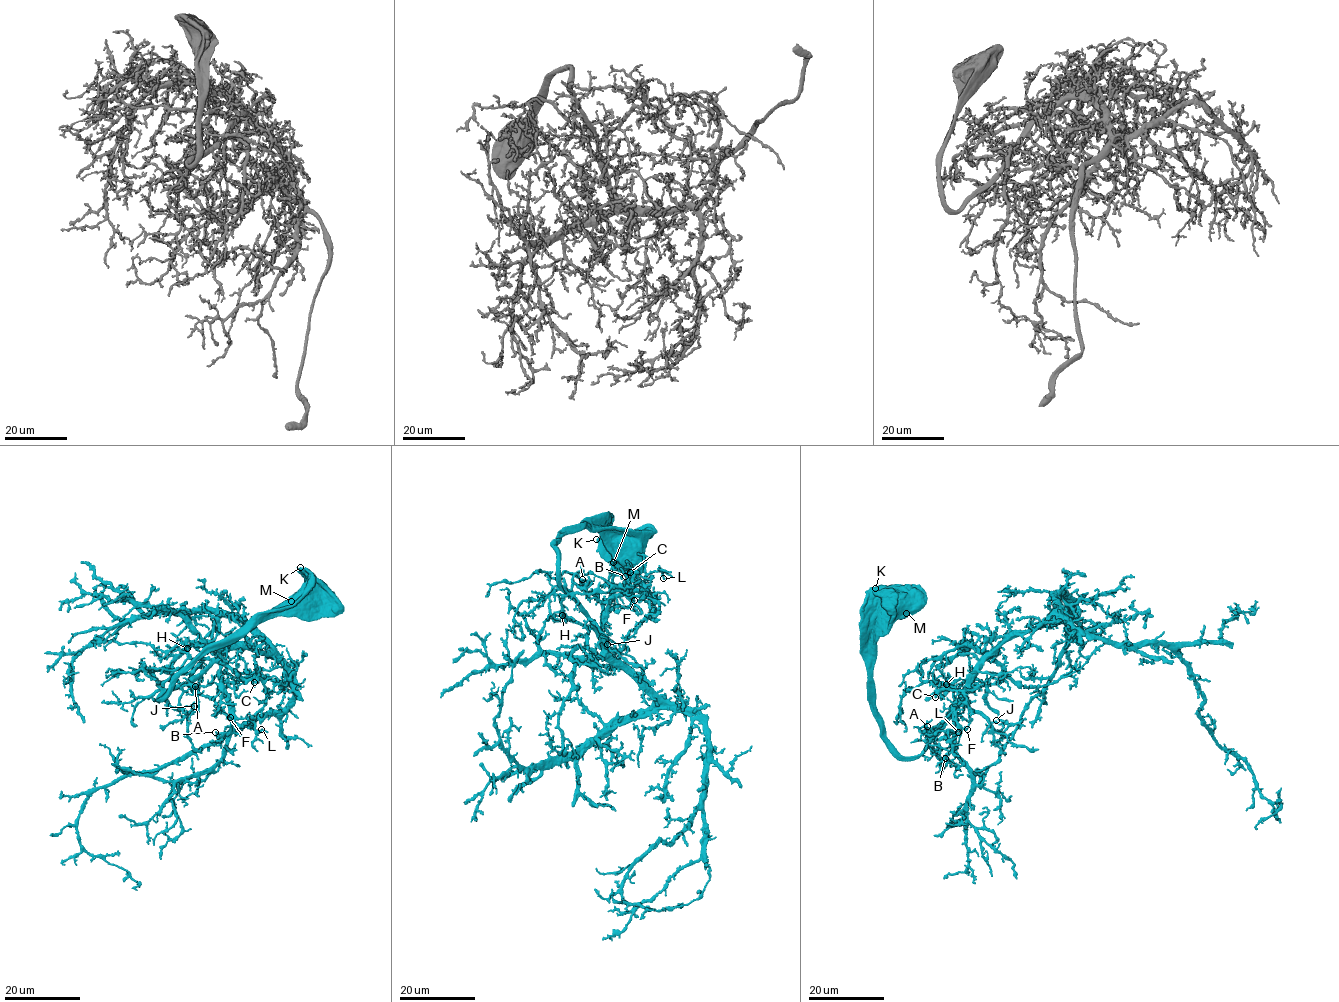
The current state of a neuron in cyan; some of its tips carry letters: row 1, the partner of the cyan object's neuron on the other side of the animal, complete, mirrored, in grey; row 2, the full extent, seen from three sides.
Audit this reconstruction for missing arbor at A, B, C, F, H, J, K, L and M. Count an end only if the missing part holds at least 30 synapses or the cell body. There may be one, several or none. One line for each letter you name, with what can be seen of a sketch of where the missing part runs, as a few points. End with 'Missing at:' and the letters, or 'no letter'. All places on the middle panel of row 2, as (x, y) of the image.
F: (634, 600), (637, 610), (656, 622), (650, 632), (652, 637)
H: (562, 615), (562, 611), (538, 592)
Missing at: F, H

